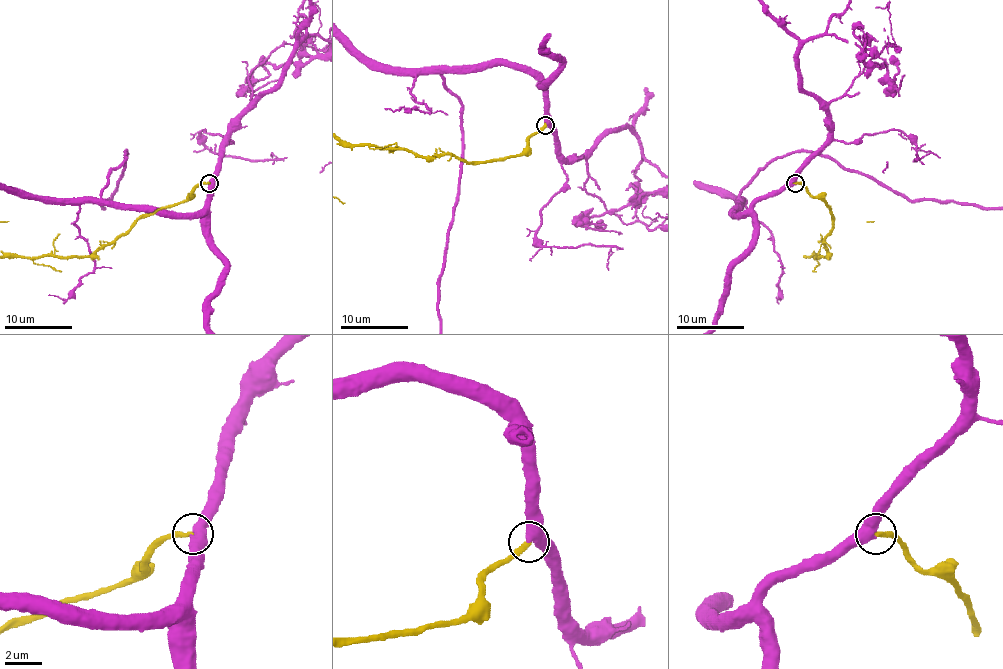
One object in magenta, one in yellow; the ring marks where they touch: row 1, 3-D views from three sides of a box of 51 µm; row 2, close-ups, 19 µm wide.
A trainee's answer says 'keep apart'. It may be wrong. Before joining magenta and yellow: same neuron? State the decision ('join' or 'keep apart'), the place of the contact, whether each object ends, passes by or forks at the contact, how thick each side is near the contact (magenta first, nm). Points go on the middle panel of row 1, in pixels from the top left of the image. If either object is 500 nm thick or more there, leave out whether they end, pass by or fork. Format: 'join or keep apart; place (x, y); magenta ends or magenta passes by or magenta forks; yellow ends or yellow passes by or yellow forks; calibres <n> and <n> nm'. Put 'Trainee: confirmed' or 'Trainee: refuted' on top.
Trainee: refuted
join; place (545, 125); magenta passes by; yellow ends; calibres 400 and 280 nm

